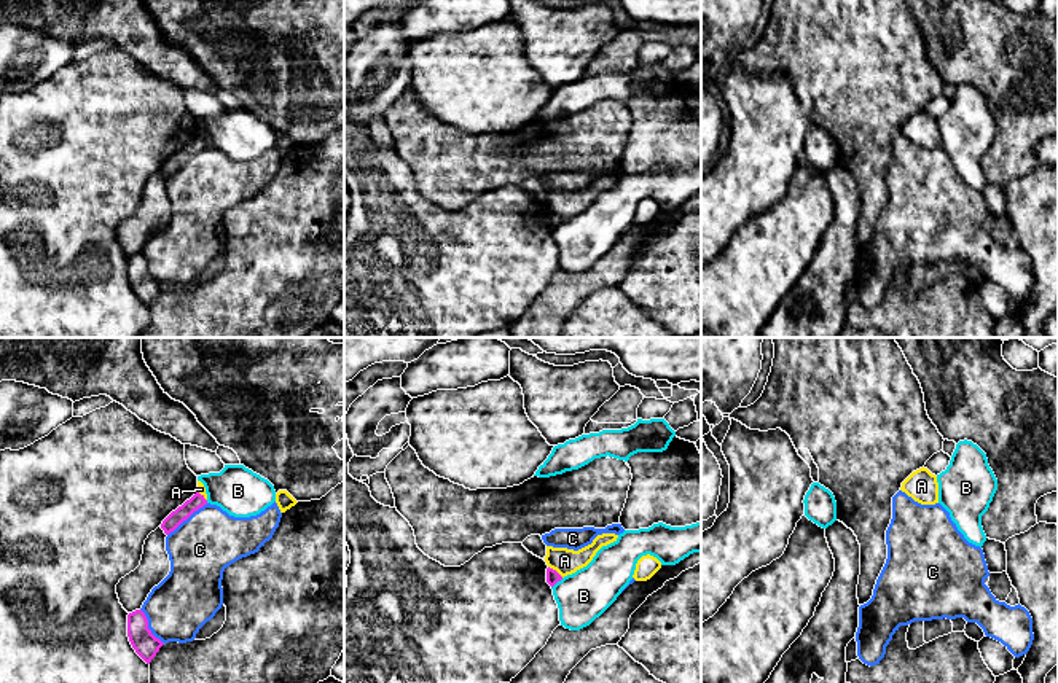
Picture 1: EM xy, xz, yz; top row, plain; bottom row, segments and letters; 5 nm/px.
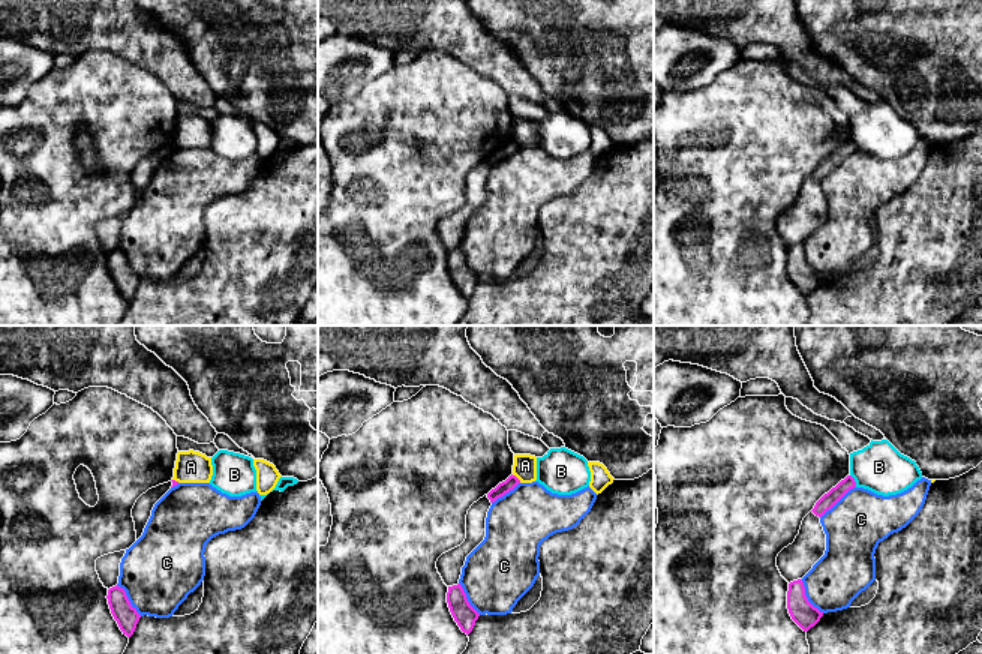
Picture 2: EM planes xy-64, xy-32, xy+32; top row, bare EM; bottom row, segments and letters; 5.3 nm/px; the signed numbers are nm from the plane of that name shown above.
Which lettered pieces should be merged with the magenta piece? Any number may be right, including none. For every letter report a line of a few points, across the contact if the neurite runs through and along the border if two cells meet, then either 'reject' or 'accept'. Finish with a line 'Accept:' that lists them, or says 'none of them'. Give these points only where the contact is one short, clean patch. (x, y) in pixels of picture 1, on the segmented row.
A: xz (548, 565), (563, 577) | reject
B: reject
C: reject
Accept: none of them

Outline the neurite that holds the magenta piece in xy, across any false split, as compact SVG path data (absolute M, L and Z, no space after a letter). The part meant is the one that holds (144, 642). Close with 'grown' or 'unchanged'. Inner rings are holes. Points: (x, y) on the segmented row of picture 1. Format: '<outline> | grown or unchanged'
M142 610L127 615L127 637L135 653L150 664L164 645L148 629L148 619Z | unchanged

